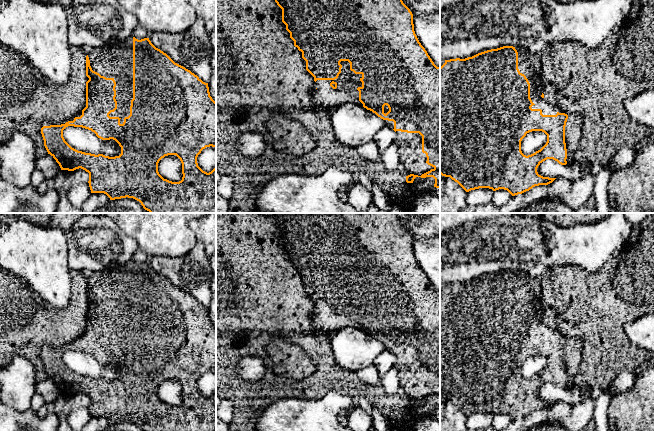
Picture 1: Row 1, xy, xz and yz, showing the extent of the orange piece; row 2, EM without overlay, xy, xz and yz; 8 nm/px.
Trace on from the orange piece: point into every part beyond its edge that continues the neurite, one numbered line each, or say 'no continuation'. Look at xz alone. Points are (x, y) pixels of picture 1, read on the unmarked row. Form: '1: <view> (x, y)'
1: xz (347, 306)

